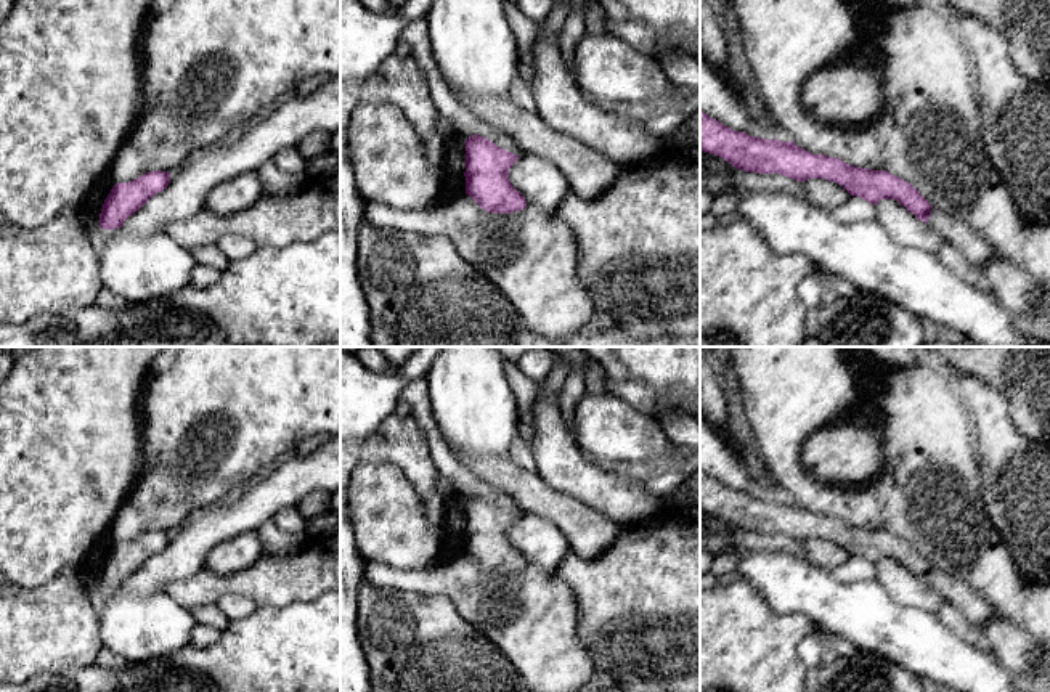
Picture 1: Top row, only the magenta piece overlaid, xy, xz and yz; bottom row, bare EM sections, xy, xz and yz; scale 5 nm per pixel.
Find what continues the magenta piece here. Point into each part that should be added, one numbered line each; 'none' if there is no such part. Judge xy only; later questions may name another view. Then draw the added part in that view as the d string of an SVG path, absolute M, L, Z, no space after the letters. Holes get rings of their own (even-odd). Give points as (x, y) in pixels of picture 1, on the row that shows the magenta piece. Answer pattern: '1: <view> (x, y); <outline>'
none

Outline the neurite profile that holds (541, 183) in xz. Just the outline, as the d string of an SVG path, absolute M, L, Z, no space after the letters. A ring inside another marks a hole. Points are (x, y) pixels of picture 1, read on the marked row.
M535 154L522 156L509 169L511 185L522 193L527 206L554 212L568 193L568 180L549 159Z

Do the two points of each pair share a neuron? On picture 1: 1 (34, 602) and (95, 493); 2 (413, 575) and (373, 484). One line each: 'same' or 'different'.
1: different
2: different

